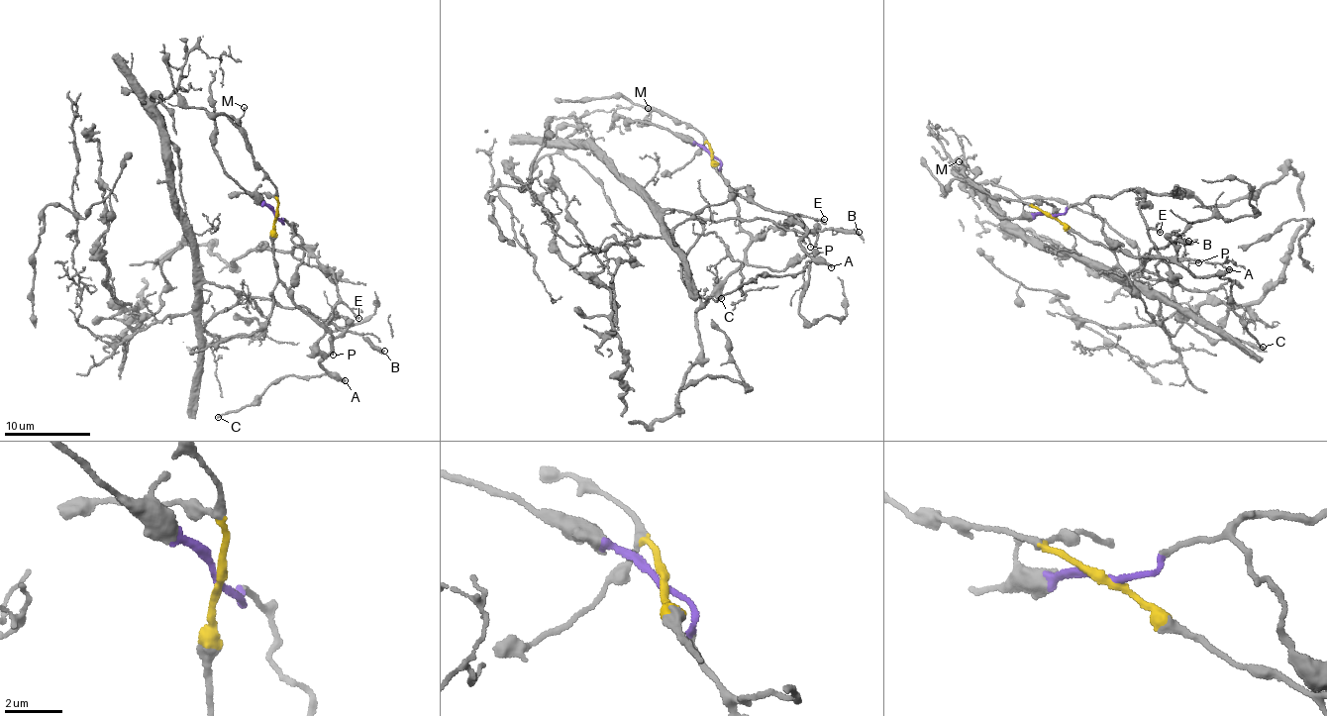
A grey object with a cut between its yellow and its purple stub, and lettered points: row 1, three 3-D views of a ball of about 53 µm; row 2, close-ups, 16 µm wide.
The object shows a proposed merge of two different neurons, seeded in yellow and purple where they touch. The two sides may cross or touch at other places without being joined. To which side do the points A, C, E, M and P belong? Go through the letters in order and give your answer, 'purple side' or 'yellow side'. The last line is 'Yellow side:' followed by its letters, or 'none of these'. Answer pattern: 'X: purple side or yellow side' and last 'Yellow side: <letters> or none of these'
A: yellow side
C: yellow side
E: purple side
M: yellow side
P: yellow side
Yellow side: A, C, M, P

